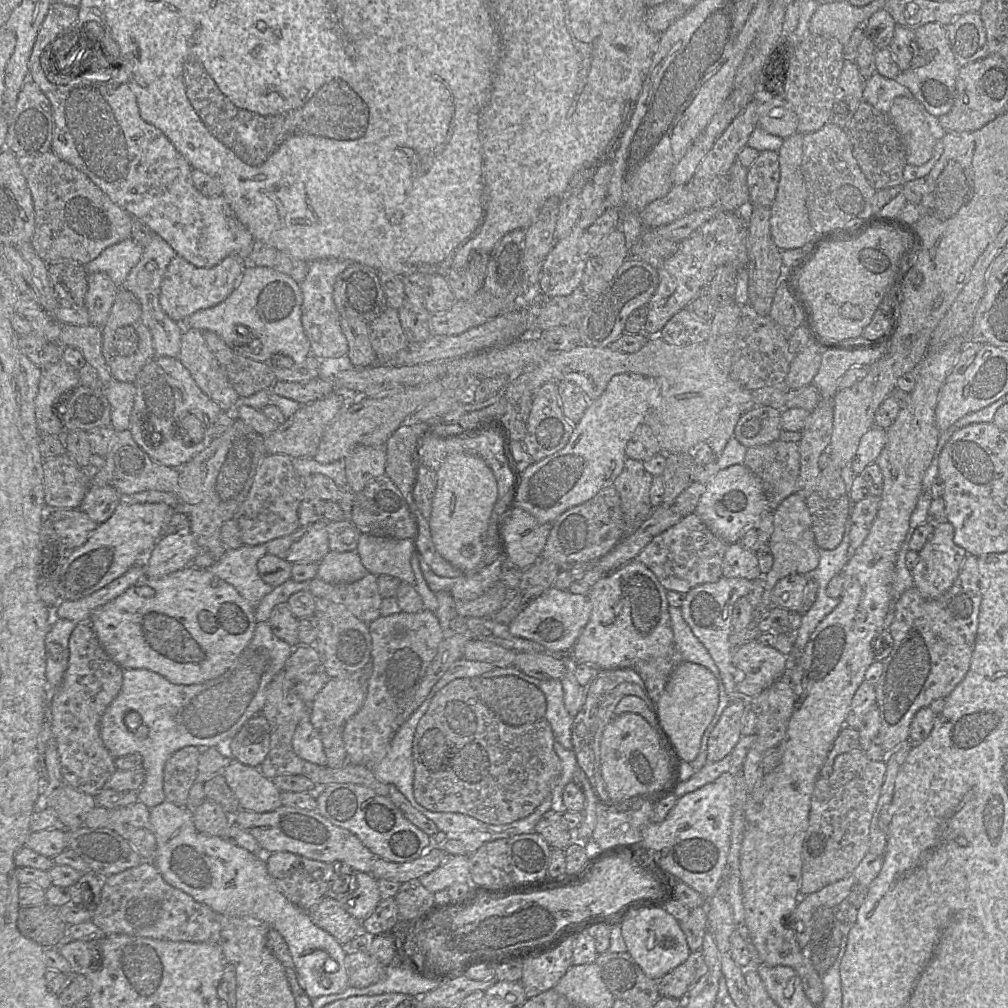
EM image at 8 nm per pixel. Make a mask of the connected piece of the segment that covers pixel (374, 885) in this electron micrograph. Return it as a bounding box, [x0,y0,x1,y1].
[339,872,382,921]

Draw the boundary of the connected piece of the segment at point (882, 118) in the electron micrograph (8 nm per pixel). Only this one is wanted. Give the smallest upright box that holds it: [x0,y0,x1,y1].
[845,101,907,190]

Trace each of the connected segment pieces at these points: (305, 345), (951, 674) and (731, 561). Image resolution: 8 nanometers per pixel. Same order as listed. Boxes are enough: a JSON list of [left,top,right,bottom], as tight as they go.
[[181,265,310,363],[874,554,982,754],[722,542,761,581]]

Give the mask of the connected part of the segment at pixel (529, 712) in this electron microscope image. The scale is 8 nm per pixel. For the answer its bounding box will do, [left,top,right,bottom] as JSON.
[470,676,546,726]

